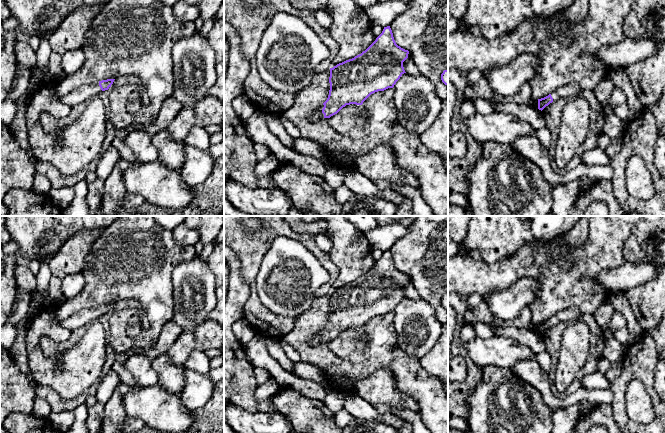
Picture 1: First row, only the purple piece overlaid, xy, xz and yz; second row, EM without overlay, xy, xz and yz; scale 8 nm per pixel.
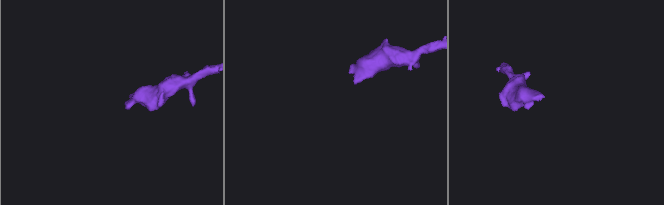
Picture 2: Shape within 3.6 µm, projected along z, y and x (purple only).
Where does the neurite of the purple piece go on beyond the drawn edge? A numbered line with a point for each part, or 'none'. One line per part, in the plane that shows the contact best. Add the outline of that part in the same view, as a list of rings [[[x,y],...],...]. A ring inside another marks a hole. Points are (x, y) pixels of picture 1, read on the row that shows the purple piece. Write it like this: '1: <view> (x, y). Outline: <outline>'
1: xz (318, 115). Outline: [[[322,104],[320,106],[320,109],[316,113],[309,114],[309,119],[311,119],[311,120],[319,120],[319,119],[324,118],[324,114],[322,113],[323,107],[324,107],[324,105]]]

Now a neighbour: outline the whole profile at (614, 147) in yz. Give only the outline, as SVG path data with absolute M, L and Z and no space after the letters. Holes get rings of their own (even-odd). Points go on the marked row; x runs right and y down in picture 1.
M622 137L618 139L612 139L605 152L608 158L613 159L621 150L622 147Z

